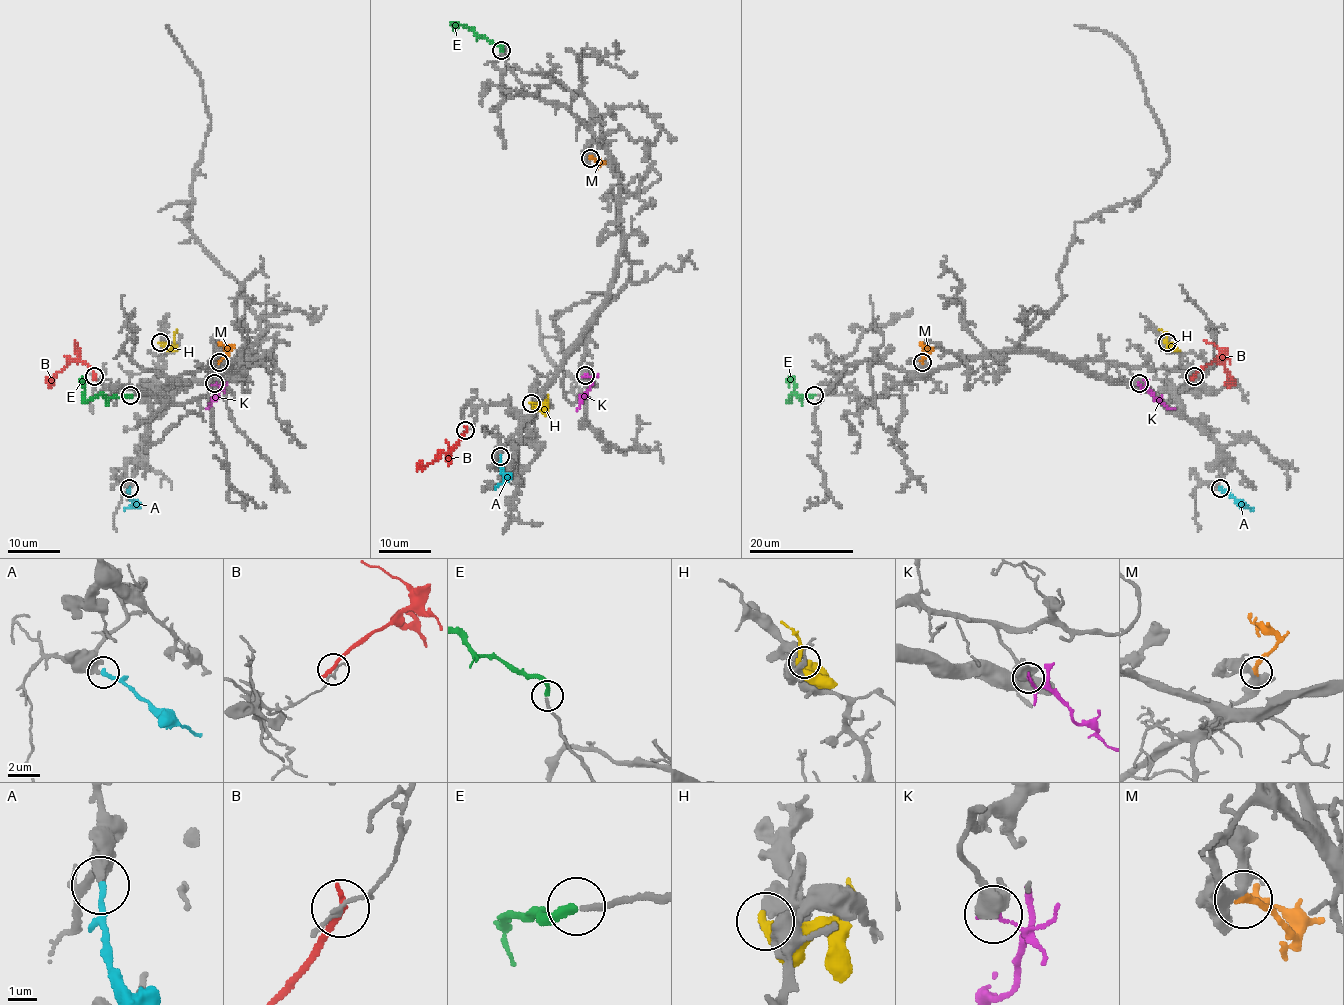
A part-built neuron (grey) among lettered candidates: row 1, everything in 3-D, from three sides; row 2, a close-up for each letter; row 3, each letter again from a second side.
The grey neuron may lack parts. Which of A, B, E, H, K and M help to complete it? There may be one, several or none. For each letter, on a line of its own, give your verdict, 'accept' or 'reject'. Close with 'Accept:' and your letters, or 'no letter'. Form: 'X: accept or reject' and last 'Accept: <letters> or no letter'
A: accept
B: reject
E: accept
H: reject
K: reject
M: reject
Accept: A, E

